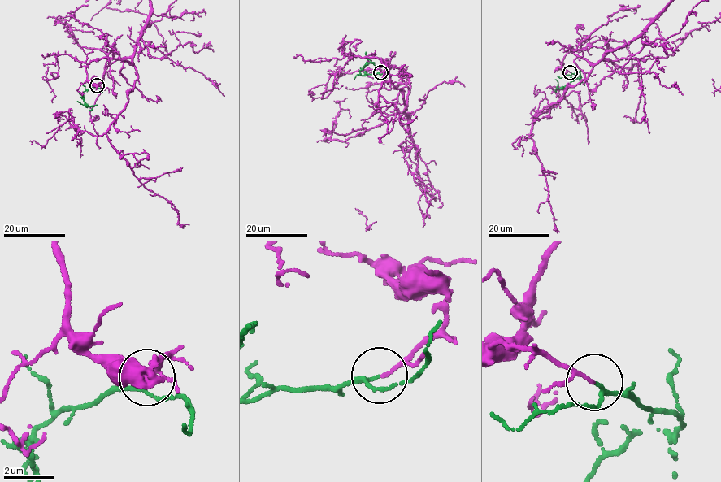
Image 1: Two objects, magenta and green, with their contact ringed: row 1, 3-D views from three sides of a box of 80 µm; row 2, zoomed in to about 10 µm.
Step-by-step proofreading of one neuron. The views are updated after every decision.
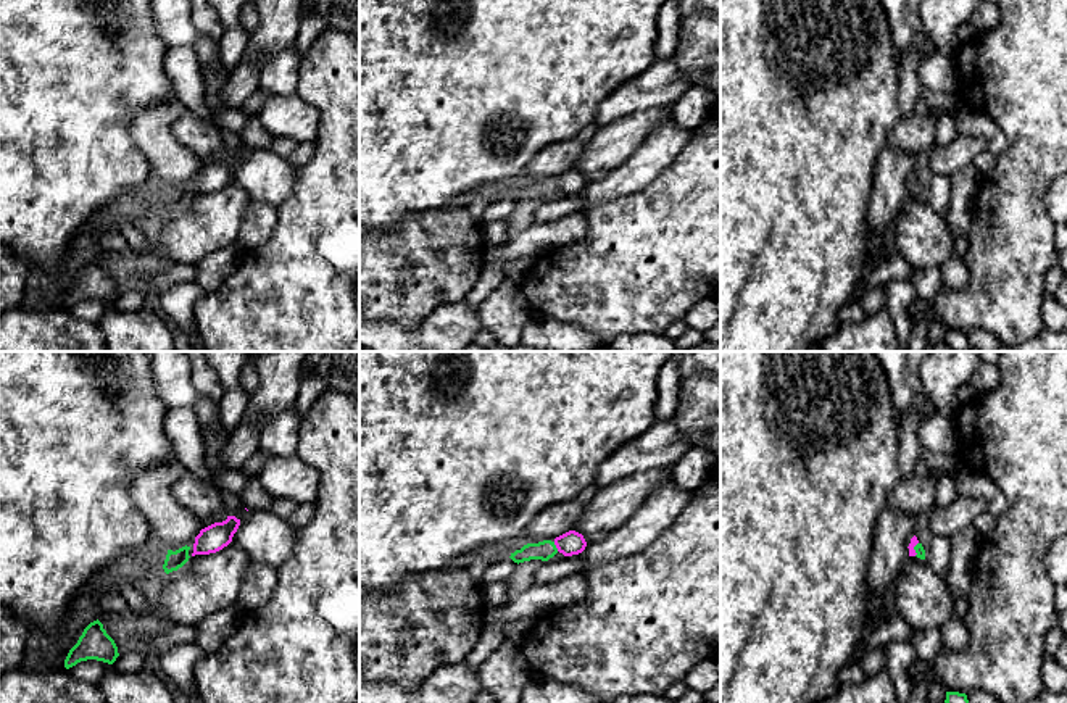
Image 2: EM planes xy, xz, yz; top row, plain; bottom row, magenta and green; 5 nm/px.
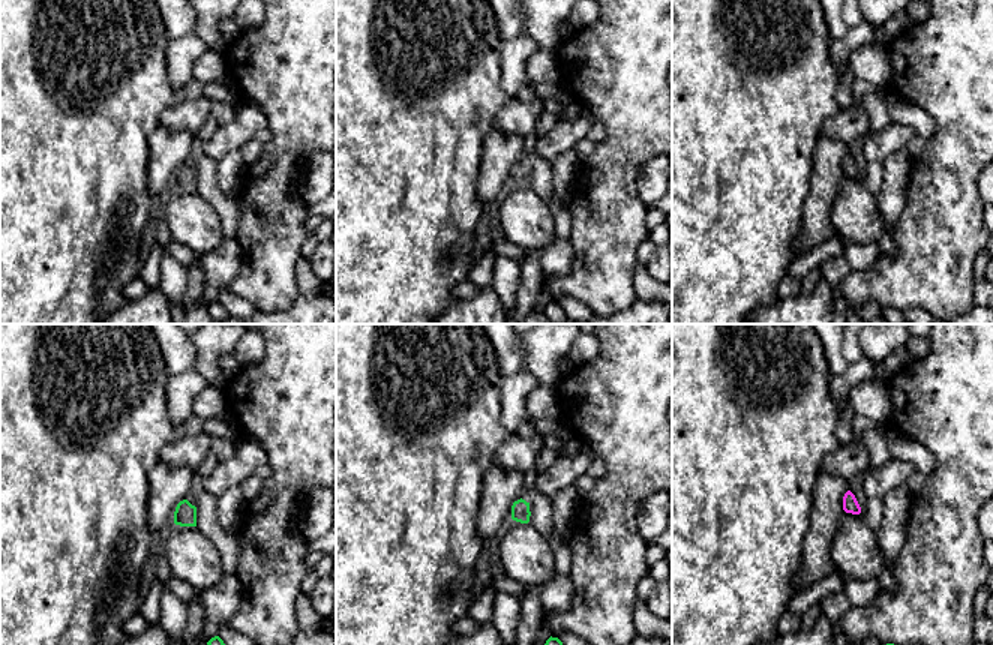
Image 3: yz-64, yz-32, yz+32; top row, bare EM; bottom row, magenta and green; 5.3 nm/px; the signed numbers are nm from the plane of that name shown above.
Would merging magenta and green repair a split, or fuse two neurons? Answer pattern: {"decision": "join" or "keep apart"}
{"decision": "join"}

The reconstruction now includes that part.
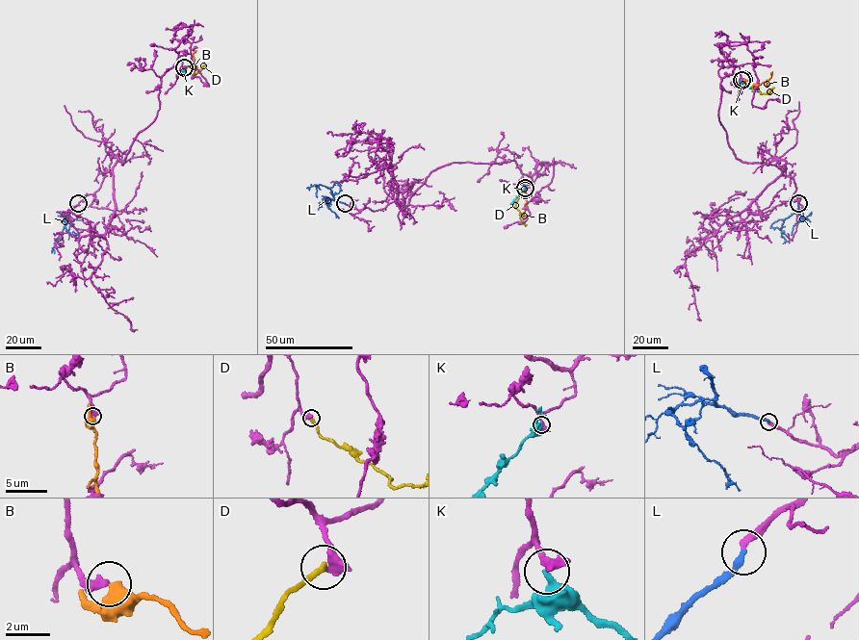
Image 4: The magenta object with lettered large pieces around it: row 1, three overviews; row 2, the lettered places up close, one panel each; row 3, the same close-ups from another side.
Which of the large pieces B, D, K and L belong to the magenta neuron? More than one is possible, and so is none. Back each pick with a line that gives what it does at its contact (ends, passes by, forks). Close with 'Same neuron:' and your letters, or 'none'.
L: it ends there
Same neuron: L

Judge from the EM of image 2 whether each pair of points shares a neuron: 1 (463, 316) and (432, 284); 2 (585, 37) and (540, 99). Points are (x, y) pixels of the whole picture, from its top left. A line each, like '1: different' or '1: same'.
1: different
2: same

